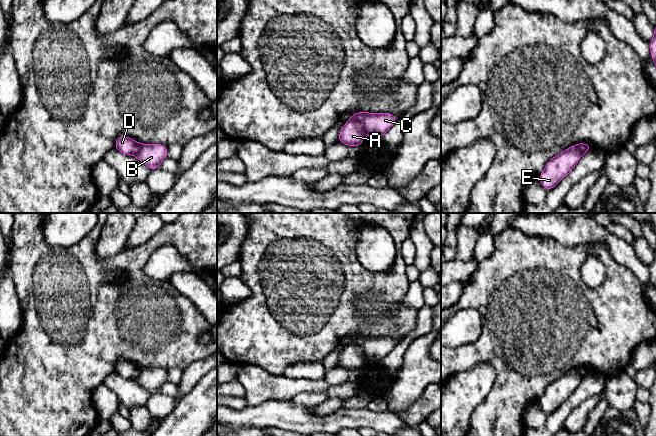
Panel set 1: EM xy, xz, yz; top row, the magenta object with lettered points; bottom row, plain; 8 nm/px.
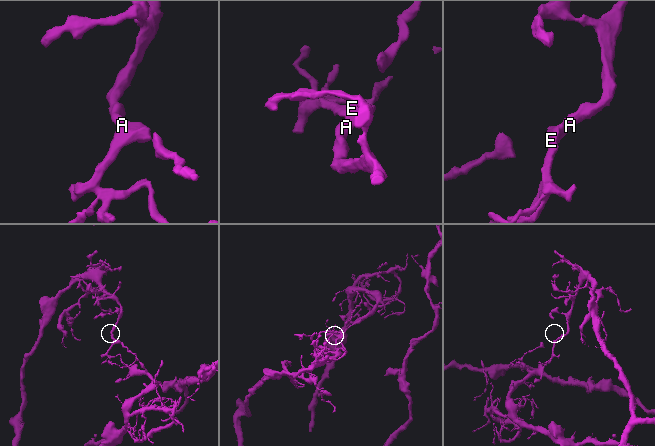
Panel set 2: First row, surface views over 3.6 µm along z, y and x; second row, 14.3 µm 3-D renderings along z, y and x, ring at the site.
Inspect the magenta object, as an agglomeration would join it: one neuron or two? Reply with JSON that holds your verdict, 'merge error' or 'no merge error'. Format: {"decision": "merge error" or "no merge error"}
{"decision": "merge error"}

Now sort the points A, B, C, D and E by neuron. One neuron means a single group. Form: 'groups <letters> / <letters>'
groups A D / B C E

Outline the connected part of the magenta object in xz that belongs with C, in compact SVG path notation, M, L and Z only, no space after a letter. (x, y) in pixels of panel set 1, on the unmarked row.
M356 336L352 338L352 341L363 349L366 358L378 363L380 363L398 343L395 339L387 336Z

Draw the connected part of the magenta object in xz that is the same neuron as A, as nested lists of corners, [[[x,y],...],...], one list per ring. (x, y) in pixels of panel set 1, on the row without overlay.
[[[352,342],[341,352],[338,365],[350,371],[361,370],[365,359],[366,355],[363,349]]]

